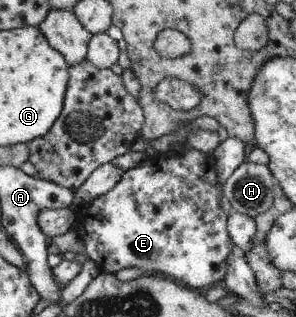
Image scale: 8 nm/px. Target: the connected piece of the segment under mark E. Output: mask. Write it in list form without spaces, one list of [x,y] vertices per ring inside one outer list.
[[[184,145],[177,151],[147,157],[133,168],[123,171],[118,183],[110,191],[96,197],[89,205],[86,205],[86,209],[82,207],[82,218],[79,217],[79,219],[82,220],[82,229],[84,229],[84,237],[82,237],[84,253],[89,259],[92,259],[100,272],[109,273],[113,276],[121,269],[135,267],[142,271],[144,275],[160,274],[166,276],[172,282],[195,290],[204,286],[210,288],[215,282],[222,281],[226,273],[226,259],[230,257],[233,242],[228,235],[228,231],[226,231],[227,214],[218,207],[218,199],[222,199],[223,193],[221,192],[220,183],[218,183],[218,171],[214,169],[213,163],[212,154],[205,154],[198,151],[198,149],[192,149],[192,147]]]

